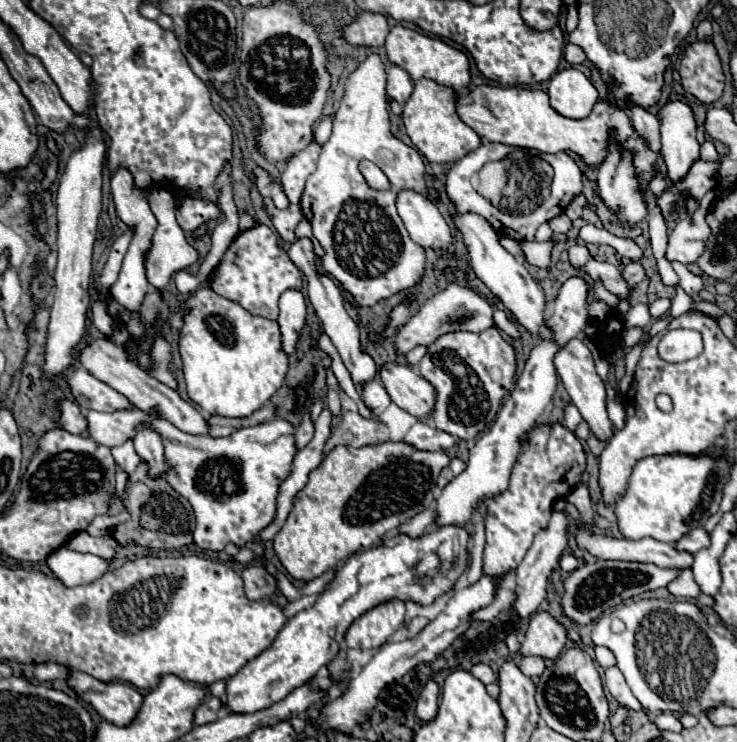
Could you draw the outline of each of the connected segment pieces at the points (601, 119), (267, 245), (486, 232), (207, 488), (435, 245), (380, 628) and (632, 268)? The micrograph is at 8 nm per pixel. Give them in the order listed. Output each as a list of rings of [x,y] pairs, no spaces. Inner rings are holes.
[[[476,86],[470,92],[462,92],[456,102],[456,110],[460,118],[478,132],[480,138],[486,138],[488,142],[500,142],[508,146],[518,148],[532,148],[538,152],[574,152],[578,154],[584,164],[598,168],[602,164],[602,156],[606,156],[608,144],[618,144],[620,148],[626,148],[626,152],[634,152],[634,170],[638,176],[642,176],[642,188],[646,188],[646,204],[654,202],[654,196],[650,196],[650,180],[654,180],[654,170],[642,172],[642,164],[652,160],[648,158],[662,158],[662,152],[650,152],[646,148],[646,140],[634,132],[634,124],[630,124],[628,110],[624,106],[616,106],[608,98],[600,100],[592,114],[584,120],[570,120],[562,114],[558,114],[548,100],[548,94],[544,90],[528,90],[528,88],[500,88],[500,86]]]
[[[257,224],[253,228],[242,230],[232,240],[218,266],[212,270],[208,286],[216,294],[242,304],[254,316],[276,320],[280,294],[288,288],[302,288],[302,274],[286,256],[286,252],[280,252],[277,235],[269,227]]]
[[[456,214],[454,222],[462,232],[474,274],[492,290],[492,294],[532,334],[534,340],[546,340],[546,336],[550,336],[550,326],[544,320],[546,298],[542,286],[530,276],[522,262],[518,262],[514,256],[510,256],[510,252],[506,252],[506,248],[502,248],[502,244],[498,244],[498,232],[494,232],[494,228],[486,220],[482,220],[482,216]]]
[[[162,418],[154,420],[154,426],[162,436],[164,456],[170,464],[166,480],[192,504],[196,516],[194,542],[200,548],[218,552],[228,544],[244,548],[274,522],[280,484],[290,476],[292,460],[298,454],[292,424],[276,418],[216,440],[186,434]]]
[[[402,190],[398,192],[396,206],[414,242],[432,250],[448,248],[452,236],[444,216],[434,206],[434,202],[414,190]]]
[[[388,600],[364,612],[346,632],[348,648],[380,648],[386,638],[404,624],[404,610],[402,600]]]
[[[630,262],[626,268],[624,268],[624,278],[632,284],[632,286],[638,286],[644,278],[646,278],[646,270],[640,262]]]

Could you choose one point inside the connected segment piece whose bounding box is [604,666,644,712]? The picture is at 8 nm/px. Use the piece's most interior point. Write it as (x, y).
(614, 680)

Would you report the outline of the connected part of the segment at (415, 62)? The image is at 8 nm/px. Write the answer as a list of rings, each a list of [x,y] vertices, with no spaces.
[[[396,26],[388,32],[384,48],[386,48],[388,62],[392,62],[394,66],[404,68],[410,74],[412,82],[418,82],[420,78],[428,78],[428,80],[434,80],[442,86],[454,88],[456,92],[466,88],[468,82],[470,82],[470,64],[468,64],[466,54],[452,48],[450,44],[446,44],[442,40],[430,38],[426,34],[420,34],[416,30],[404,28],[404,26]]]

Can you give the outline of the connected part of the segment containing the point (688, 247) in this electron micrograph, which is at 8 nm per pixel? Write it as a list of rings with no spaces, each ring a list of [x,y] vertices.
[[[710,190],[700,200],[698,212],[694,212],[694,220],[678,220],[668,232],[668,260],[678,260],[682,264],[696,262],[698,256],[706,250],[706,240],[710,238],[710,226],[706,224],[706,210],[717,197],[717,190]]]

